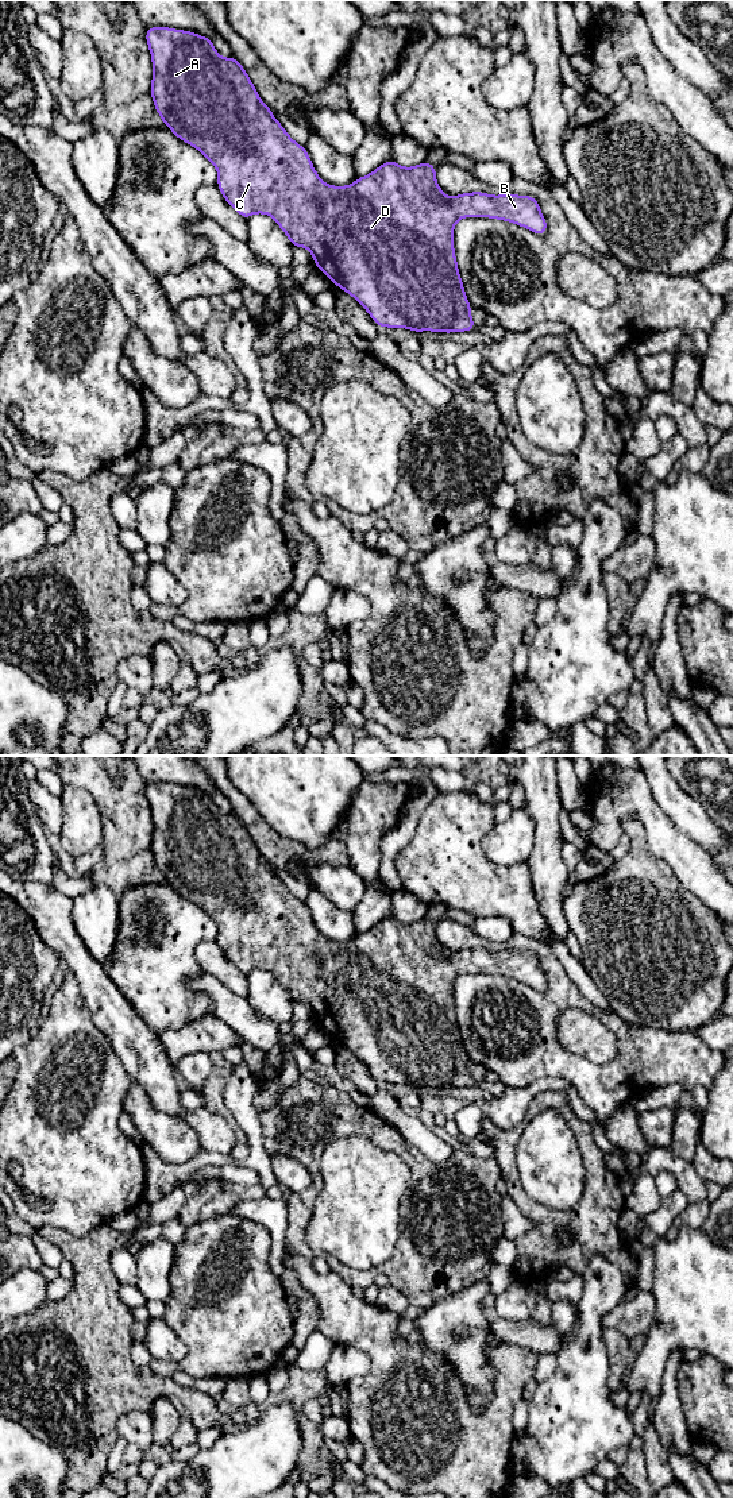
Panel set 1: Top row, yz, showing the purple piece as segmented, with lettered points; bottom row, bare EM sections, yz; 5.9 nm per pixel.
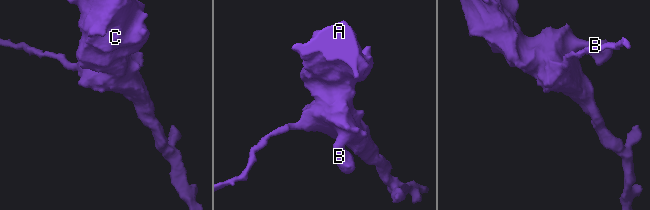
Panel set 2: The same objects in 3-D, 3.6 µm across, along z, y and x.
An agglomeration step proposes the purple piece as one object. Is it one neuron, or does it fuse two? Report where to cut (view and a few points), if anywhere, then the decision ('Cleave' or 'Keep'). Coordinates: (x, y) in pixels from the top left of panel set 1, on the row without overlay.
No split. Keep

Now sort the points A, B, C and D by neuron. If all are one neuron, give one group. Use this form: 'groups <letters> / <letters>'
groups A B C D

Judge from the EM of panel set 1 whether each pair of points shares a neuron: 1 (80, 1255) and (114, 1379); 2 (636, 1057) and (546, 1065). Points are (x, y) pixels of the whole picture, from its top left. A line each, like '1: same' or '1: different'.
1: same
2: same

